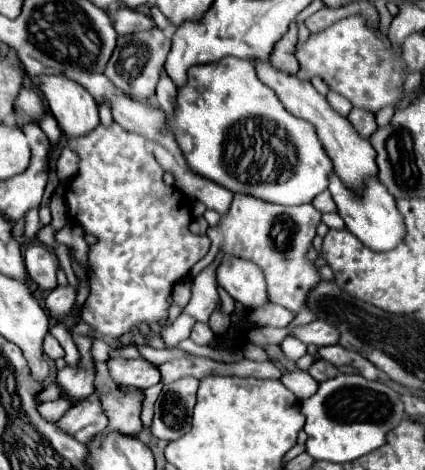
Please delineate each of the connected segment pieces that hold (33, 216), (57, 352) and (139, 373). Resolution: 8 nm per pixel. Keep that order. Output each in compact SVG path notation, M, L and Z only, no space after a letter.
M34 208L28 211L24 216L25 219L25 231L24 235L28 239L34 239L37 231L40 229L39 223L39 208Z
M50 333L44 337L44 353L46 353L50 359L64 357L64 349L60 347L60 343L58 343Z
M112 359L108 361L108 369L118 385L148 389L160 381L158 369L146 359Z

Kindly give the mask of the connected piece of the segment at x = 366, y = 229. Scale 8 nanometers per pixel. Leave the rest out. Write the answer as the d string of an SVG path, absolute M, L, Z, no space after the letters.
M332 175L330 177L330 185L328 191L332 193L336 205L338 205L338 213L346 223L346 229L352 231L366 247L370 247L372 251L390 251L392 247L400 245L404 241L406 235L406 223L402 213L398 211L396 205L396 197L388 193L388 189L384 187L384 183L380 183L378 179L368 179L366 189L362 195L352 195L342 181Z

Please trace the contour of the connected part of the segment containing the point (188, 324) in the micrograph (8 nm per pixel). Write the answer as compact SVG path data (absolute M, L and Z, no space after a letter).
M180 313L170 325L160 327L160 337L162 337L164 345L166 345L168 349L178 347L178 343L180 343L182 339L188 339L188 337L190 337L190 331L192 331L192 325L194 325L194 323L196 323L196 321L194 321L190 315Z

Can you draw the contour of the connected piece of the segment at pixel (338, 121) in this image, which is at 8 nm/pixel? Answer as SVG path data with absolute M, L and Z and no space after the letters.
M260 59L252 61L258 77L262 83L266 83L268 87L272 87L276 91L276 95L280 97L282 105L296 117L310 121L316 127L316 133L328 153L328 157L334 163L334 171L340 179L344 179L344 183L348 183L348 187L360 187L360 179L368 179L368 175L376 177L378 175L378 167L376 167L376 151L370 145L368 139L360 137L358 131L354 129L354 125L342 117L340 113L336 113L330 103L326 101L324 95L320 95L310 81L300 79L298 75L288 75L276 67L272 67L270 63L260 63Z

